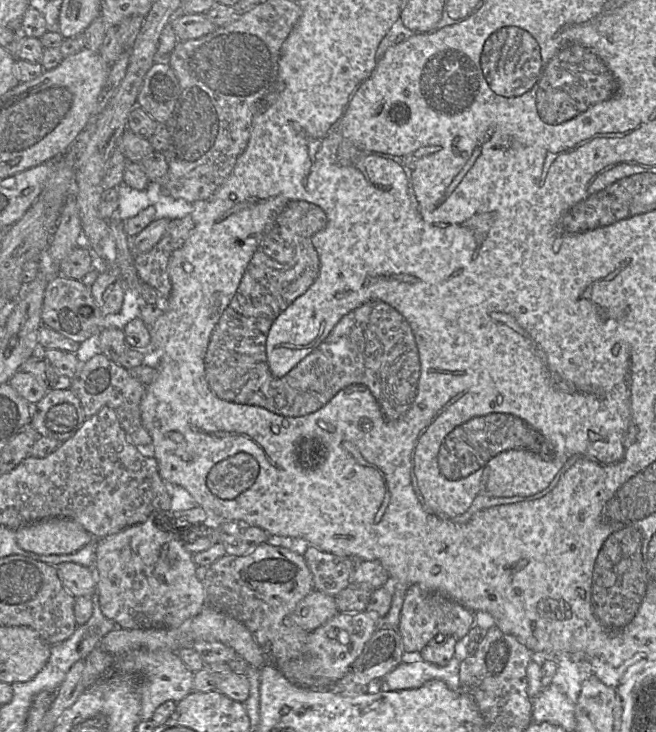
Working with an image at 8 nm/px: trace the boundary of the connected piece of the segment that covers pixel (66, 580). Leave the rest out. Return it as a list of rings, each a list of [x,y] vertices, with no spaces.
[[[64,562],[58,564],[56,569],[63,586],[75,598],[92,596],[96,592],[96,576],[92,567]]]

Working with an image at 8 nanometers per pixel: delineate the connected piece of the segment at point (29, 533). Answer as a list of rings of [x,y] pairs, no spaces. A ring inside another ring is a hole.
[[[52,518],[14,530],[17,544],[42,555],[71,554],[95,538],[82,525],[69,518]]]

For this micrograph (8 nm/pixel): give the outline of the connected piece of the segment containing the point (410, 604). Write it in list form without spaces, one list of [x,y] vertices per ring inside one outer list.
[[[414,584],[406,590],[397,629],[401,635],[404,652],[420,652],[436,635],[461,639],[467,635],[474,622],[474,613],[466,607]]]

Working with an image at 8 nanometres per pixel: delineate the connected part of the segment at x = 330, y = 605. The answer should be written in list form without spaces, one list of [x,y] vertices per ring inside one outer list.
[[[313,589],[301,599],[289,616],[283,620],[286,626],[300,626],[307,632],[320,627],[338,614],[334,596]]]

